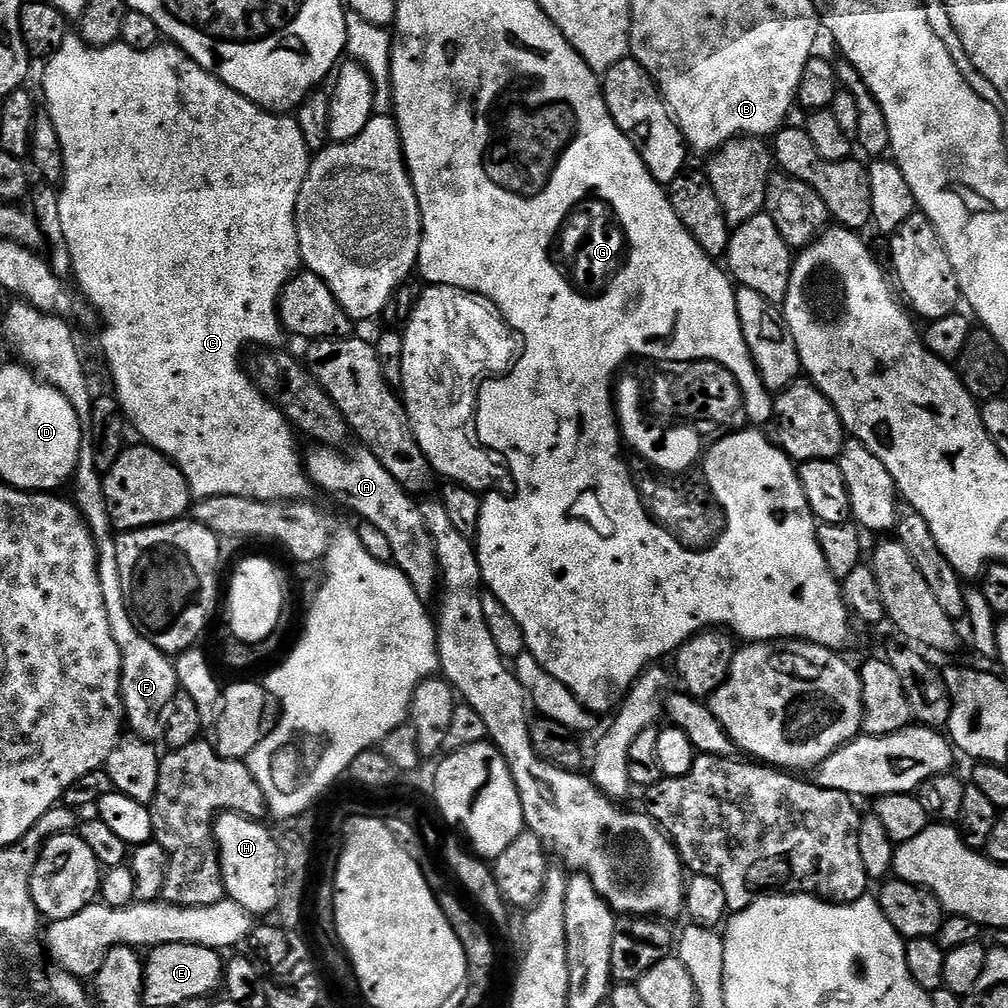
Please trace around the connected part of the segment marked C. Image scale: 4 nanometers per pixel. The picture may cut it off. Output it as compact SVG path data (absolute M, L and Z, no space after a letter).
M70 34L70 35L69 35L69 36L68 36L68 37L67 37L67 38L66 38L66 42L62 42L62 46L61 46L61 47L60 47L60 48L59 48L59 50L58 50L58 51L56 51L56 53L55 53L55 54L53 54L53 55L52 55L52 56L49 56L49 57L47 57L47 60L46 60L46 63L45 63L45 64L48 64L48 65L46 65L46 66L45 66L45 68L44 68L44 100L45 100L45 102L46 102L46 103L48 103L48 105L46 105L46 111L47 111L47 113L48 113L48 117L49 117L49 118L51 118L51 120L52 120L52 121L53 121L53 122L54 122L54 130L58 130L58 138L59 138L59 139L60 139L60 141L61 141L61 142L62 142L62 150L63 150L63 151L64 151L64 182L63 182L63 185L62 185L62 187L61 187L61 188L60 188L60 189L59 189L59 194L60 194L60 213L61 213L61 214L62 214L62 234L63 234L63 235L64 235L64 237L65 237L65 238L66 238L66 246L70 246L70 258L71 258L71 259L72 259L72 275L73 275L73 277L74 277L74 284L75 284L75 287L76 287L76 288L77 288L77 289L78 289L78 292L79 292L79 295L80 295L80 296L81 296L81 297L83 297L83 299L84 299L84 300L85 300L85 301L87 301L87 303L88 303L88 304L89 304L89 305L91 305L91 307L92 307L92 308L93 308L93 309L94 309L94 311L95 311L95 313L96 313L96 315L97 315L97 317L99 317L99 319L100 319L100 320L101 320L101 321L102 321L102 324L103 324L103 320L104 320L104 324L105 324L105 328L104 328L104 337L102 337L102 338L101 338L101 340L100 340L100 344L101 344L101 346L102 346L102 347L104 347L104 356L105 356L105 358L106 358L106 359L108 359L108 372L109 372L109 374L110 374L110 375L112 375L112 384L113 384L113 386L114 386L114 387L116 387L116 389L114 389L114 395L115 395L115 397L116 397L116 399L117 399L117 400L119 400L119 401L120 401L120 408L121 408L121 409L122 409L122 410L123 410L123 411L124 411L124 414L125 414L125 417L126 417L126 420L127 420L127 423L128 423L128 424L129 424L129 425L131 425L131 427L132 427L132 424L133 424L133 426L134 426L134 427L136 427L136 432L137 432L137 434L138 434L138 435L140 435L140 436L137 436L137 437L139 437L139 439L140 439L140 440L141 440L141 441L143 441L143 443L145 443L145 444L147 444L147 445L148 445L148 447L150 447L150 448L156 448L156 449L157 449L157 450L159 450L159 452L161 452L161 453L162 453L162 455L164 455L164 456L165 456L165 457L166 457L166 458L167 458L167 459L168 459L168 460L170 460L170 461L172 461L172 463L174 463L174 464L176 464L176 465L177 465L177 466L178 466L178 470L182 470L182 474L183 474L183 475L184 475L184 477L185 477L185 478L186 478L186 482L187 482L187 483L188 483L188 488L189 488L189 489L190 489L190 491L191 491L191 492L192 492L192 495L193 495L193 497L196 497L196 498L203 498L203 497L205 497L205 496L241 496L241 497L242 497L242 498L250 498L250 499L251 499L251 500L266 500L266 501L269 501L269 502L300 502L300 501L303 501L303 500L304 500L304 499L305 499L305 497L307 497L307 496L304 496L304 495L306 495L306 494L307 494L307 492L308 492L308 488L309 488L309 489L310 489L310 481L309 481L309 479L308 479L308 477L307 477L307 475L306 475L306 464L305 464L305 461L304 461L304 460L303 460L303 459L302 459L302 452L301 452L301 456L300 456L300 452L299 452L299 450L298 450L298 449L296 449L296 440L297 440L297 441L298 441L298 436L297 436L297 433L296 433L296 432L295 432L295 431L294 431L294 429L293 429L293 427L292 427L292 425L291 425L291 424L289 424L289 423L288 423L288 420L287 420L287 418L285 418L285 417L284 417L284 416L283 416L283 415L282 415L282 413L280 413L280 409L279 409L279 408L277 408L277 407L276 407L276 405L275 405L275 404L273 404L273 403L272 403L272 401L271 401L271 400L269 400L269 399L268 399L268 397L267 397L267 396L265 396L265 395L264 395L264 393L263 393L263 392L261 392L261 391L260 391L260 389L259 389L259 388L257 388L257 387L256 387L256 385L255 385L255 384L253 384L253 382L252 382L252 377L251 377L251 376L249 376L249 375L248 375L248 373L247 373L247 371L245 371L245 369L244 369L244 368L243 368L243 367L242 367L242 360L241 360L241 364L240 364L240 355L242 355L242 354L243 354L243 352L244 352L244 348L248 348L248 347L250 347L250 346L251 346L251 344L260 344L260 345L256 345L256 346L276 346L276 345L279 345L279 344L276 344L276 343L278 343L278 342L279 342L279 340L280 340L280 336L281 336L281 337L282 337L282 325L281 325L281 323L280 323L280 314L279 314L279 310L280 310L280 295L281 295L281 294L282 294L282 290L283 290L283 289L284 289L284 288L285 288L285 287L286 287L286 285L287 285L287 284L289 284L289 282L290 282L290 281L292 281L292 277L293 277L293 276L295 276L295 275L296 275L296 273L297 273L297 272L299 272L299 271L301 271L301 268L302 268L302 261L301 261L301 259L300 259L300 247L299 247L299 246L298 246L298 230L297 230L297 229L296 229L296 207L297 207L297 206L298 206L298 194L299 194L299 193L300 193L300 191L301 191L301 190L302 190L302 182L303 182L303 181L304 181L304 180L305 180L305 179L306 179L306 178L307 178L307 176L308 176L308 165L309 165L309 163L310 163L310 153L309 153L309 150L308 150L308 147L307 147L307 146L306 146L306 142L305 142L305 141L304 141L304 139L303 139L303 138L302 138L302 130L301 130L301 129L300 129L300 127L299 127L299 126L298 126L298 122L297 122L297 121L296 121L296 119L294 119L294 118L293 118L293 117L292 117L292 116L291 116L291 115L288 115L288 114L284 114L284 115L280 115L280 114L277 114L277 113L274 113L274 112L269 112L269 111L268 111L268 109L266 109L266 108L261 108L261 107L260 107L260 105L259 105L259 104L257 104L257 103L256 103L256 101L254 101L254 100L248 100L248 99L247 99L247 98L245 98L245 96L243 96L243 95L242 95L242 94L238 94L238 93L237 93L237 92L236 92L236 91L234 91L234 90L233 90L233 89L232 89L232 88L231 88L231 87L230 87L230 86L226 86L226 85L225 85L225 84L224 84L224 83L223 83L223 82L221 82L221 81L220 81L220 79L219 79L219 78L218 78L218 77L217 77L217 76L211 76L211 74L209 74L209 72L208 72L208 71L206 71L206 70L205 70L205 69L204 69L204 68L203 68L203 67L202 67L202 66L198 66L198 65L197 65L197 64L195 64L195 63L194 63L194 62L193 62L193 61L192 61L192 60L191 60L191 58L190 58L190 57L189 57L189 56L187 56L187 54L185 54L185 52L184 52L184 51L182 51L182 49L181 49L181 48L177 48L177 47L175 47L175 46L161 46L161 47L159 47L159 48L155 48L155 49L154 49L154 50L146 50L146 51L145 51L145 52L139 52L139 51L138 51L138 50L134 50L134 49L133 49L133 48L131 48L131 47L130 47L130 46L126 46L126 45L125 45L125 44L124 44L124 43L122 43L122 42L117 42L117 43L115 43L115 44L111 44L111 45L110 45L110 46L106 46L106 47L105 47L105 48L92 48L92 47L90 47L90 46L89 46L89 45L88 45L88 44L87 44L87 43L86 43L86 42L85 42L85 40L82 40L82 39L80 39L80 37L79 37L79 35L76 35L76 34Z

